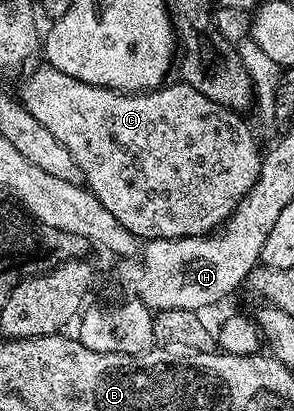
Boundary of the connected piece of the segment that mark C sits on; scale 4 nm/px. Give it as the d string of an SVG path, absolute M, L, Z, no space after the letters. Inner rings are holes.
M41 65L37 71L30 72L21 81L20 92L18 92L20 104L28 110L30 117L34 117L34 121L42 121L42 125L46 125L46 129L50 129L50 133L56 140L62 141L62 145L66 145L66 149L70 149L70 157L74 157L74 165L78 165L83 186L92 191L94 197L98 197L98 201L102 201L102 205L106 205L106 209L110 209L110 213L114 213L118 225L125 227L130 234L136 236L137 240L140 241L153 238L184 238L191 235L207 235L209 232L215 231L231 217L235 207L246 197L247 191L251 189L259 177L262 151L256 148L256 139L252 136L251 129L244 124L245 116L210 101L210 97L202 97L202 93L198 93L198 89L194 89L189 83L172 82L165 82L161 86L152 88L151 91L137 91L135 93L111 91L109 87L95 87L86 81L78 81L58 69Z

